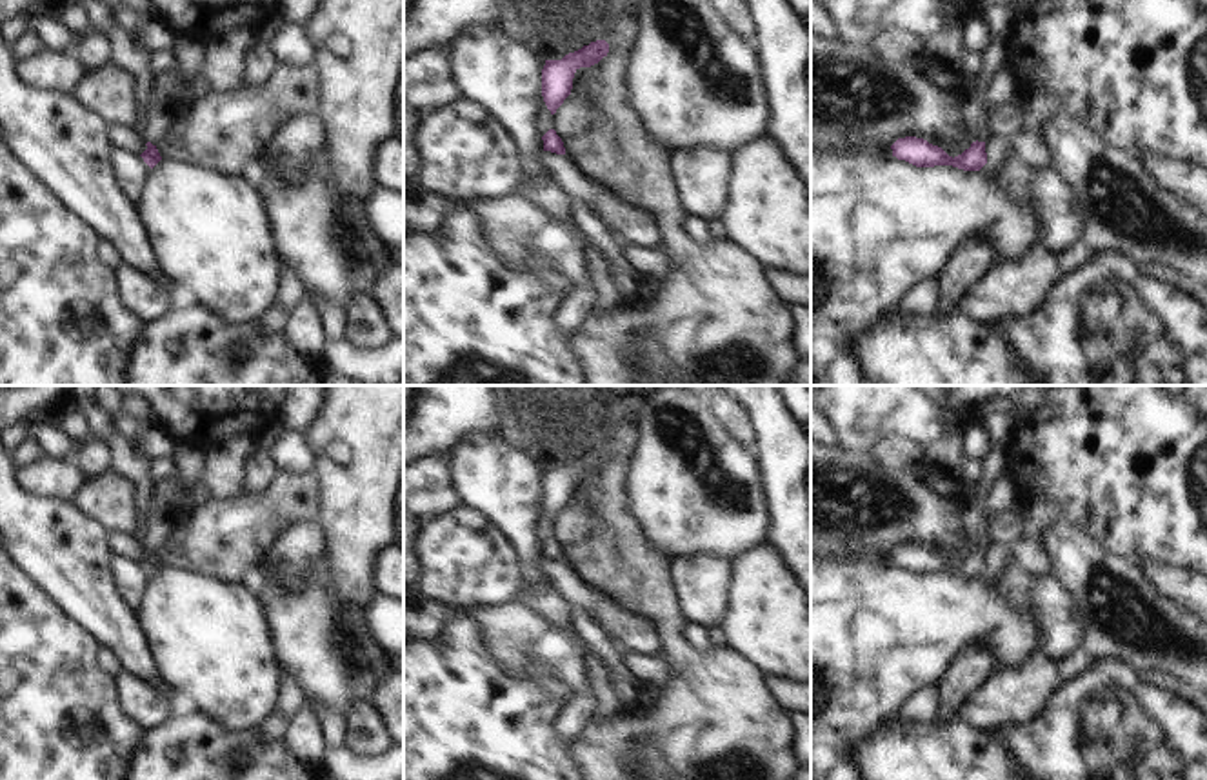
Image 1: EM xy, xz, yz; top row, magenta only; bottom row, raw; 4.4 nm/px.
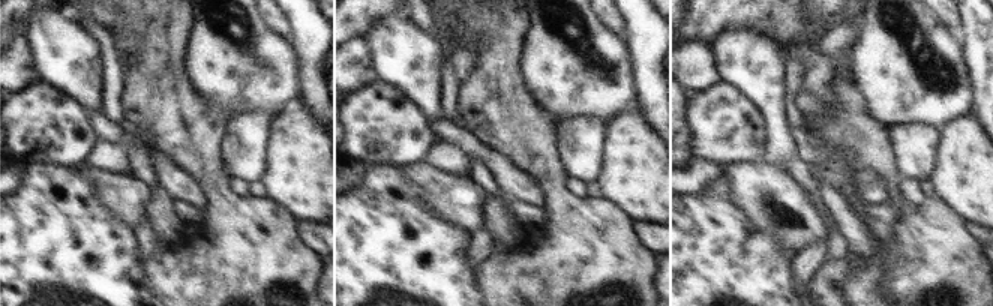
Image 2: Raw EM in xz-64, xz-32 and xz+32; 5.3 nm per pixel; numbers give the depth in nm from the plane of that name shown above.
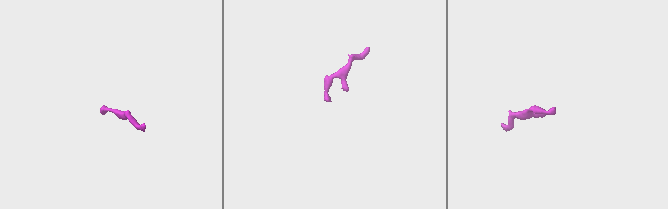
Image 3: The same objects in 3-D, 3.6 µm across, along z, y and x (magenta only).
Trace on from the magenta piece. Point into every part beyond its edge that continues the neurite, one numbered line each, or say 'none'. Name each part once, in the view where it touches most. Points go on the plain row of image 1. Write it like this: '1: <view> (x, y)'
1: xy (160, 515)

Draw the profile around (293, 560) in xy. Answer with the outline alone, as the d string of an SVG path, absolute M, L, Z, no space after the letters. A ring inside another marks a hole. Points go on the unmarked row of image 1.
M320 522L298 524L287 529L271 551L265 562L267 578L302 593L316 565L327 558L329 547L327 531Z

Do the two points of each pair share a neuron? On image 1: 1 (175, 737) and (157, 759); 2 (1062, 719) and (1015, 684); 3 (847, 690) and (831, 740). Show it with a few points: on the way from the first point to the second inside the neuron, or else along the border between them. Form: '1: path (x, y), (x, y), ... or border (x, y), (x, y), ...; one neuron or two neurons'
1: path (173, 742), (162, 753); one neuron
2: border (1060, 679), (1035, 713), (1004, 722); two neurons
3: path (835, 702), (831, 706), (831, 728); one neuron

